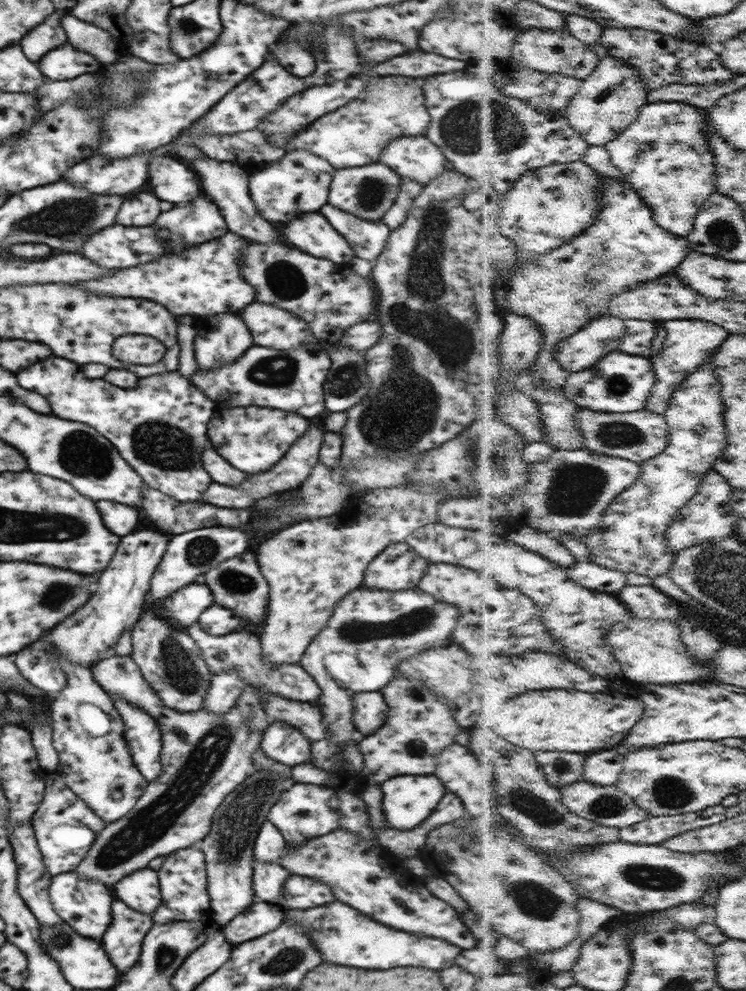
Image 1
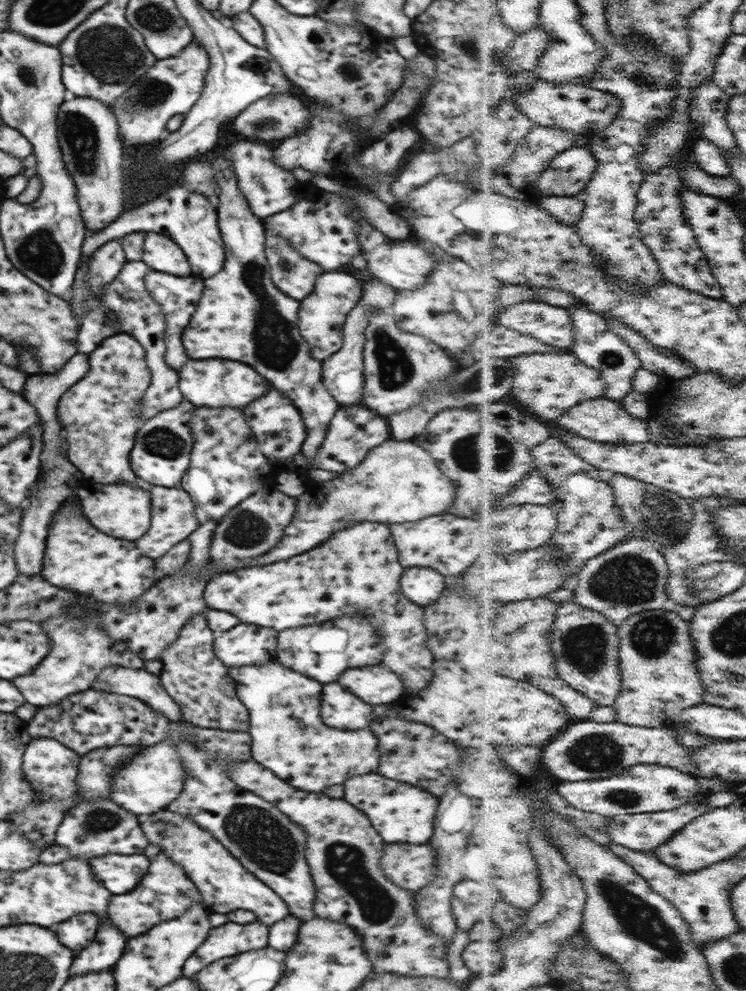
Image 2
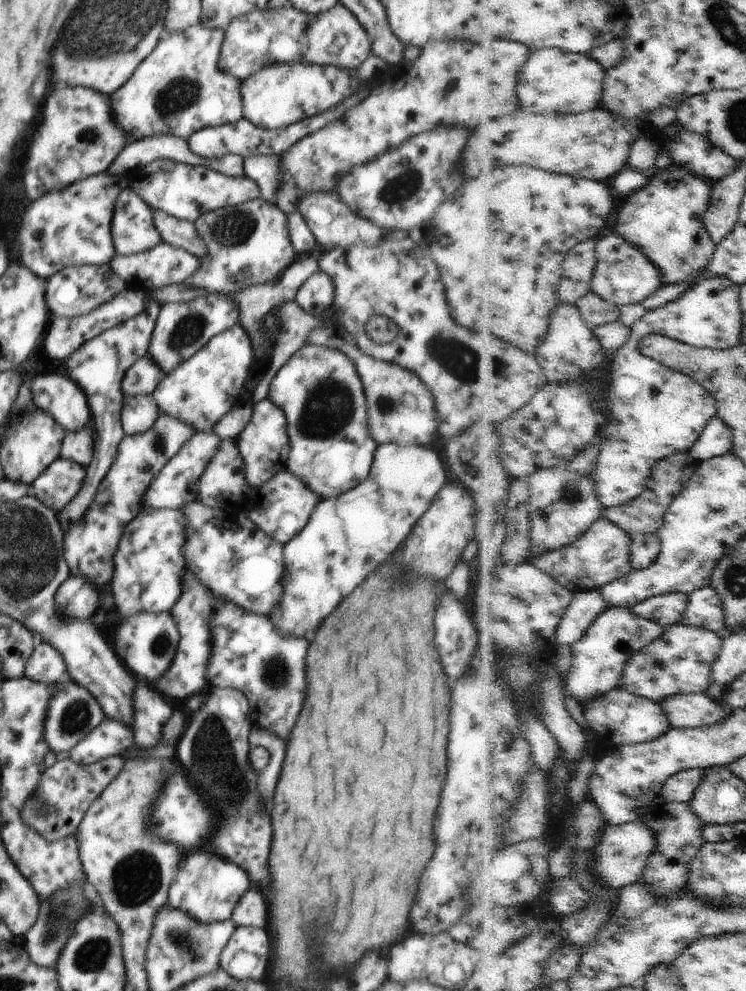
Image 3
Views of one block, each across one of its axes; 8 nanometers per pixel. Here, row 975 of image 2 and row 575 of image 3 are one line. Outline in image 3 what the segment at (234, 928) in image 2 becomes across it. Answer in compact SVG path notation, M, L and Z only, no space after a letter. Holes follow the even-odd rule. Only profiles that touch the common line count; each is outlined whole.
M188 571L182 576L182 598L173 606L171 614L176 623L176 628L180 634L179 645L173 657L172 664L164 676L151 685L164 696L172 696L176 700L186 702L190 696L202 694L210 688L206 678L206 668L212 656L212 628L210 628L210 618L214 614L214 604L216 598L210 598L210 590Z

